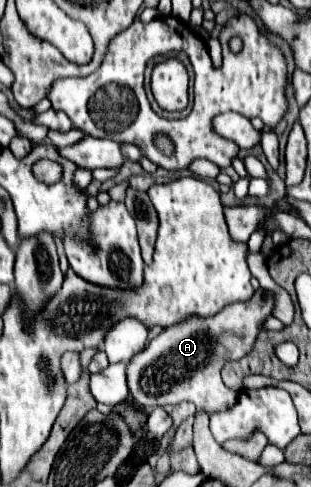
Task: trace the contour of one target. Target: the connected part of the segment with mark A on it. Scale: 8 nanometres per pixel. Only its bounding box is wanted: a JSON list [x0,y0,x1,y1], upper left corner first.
[126,290,274,414]

